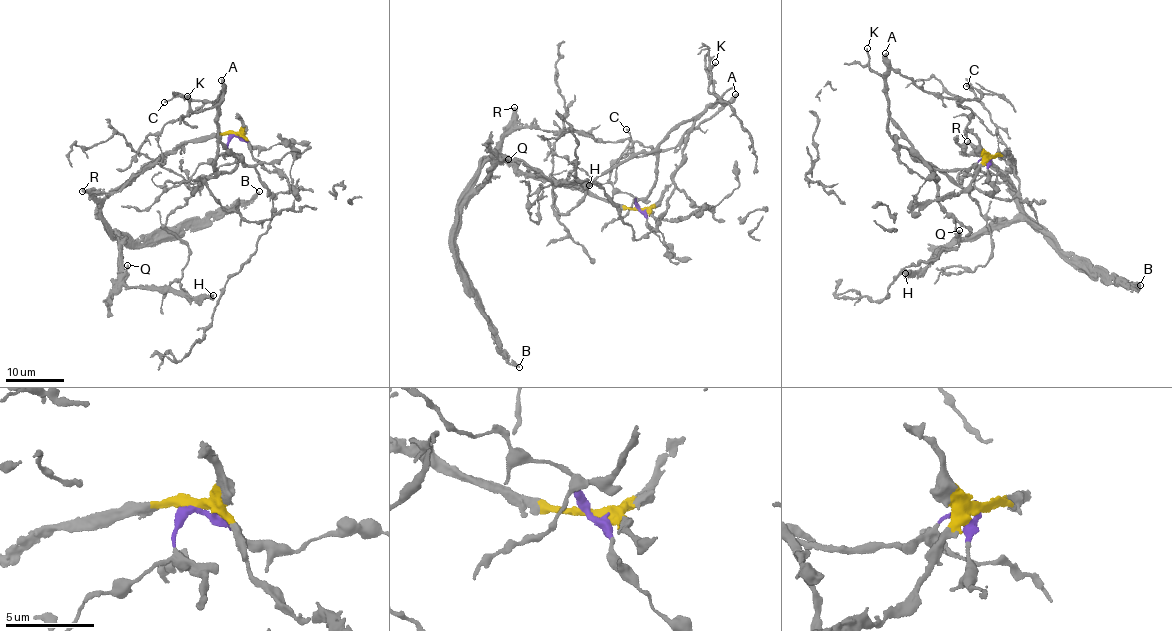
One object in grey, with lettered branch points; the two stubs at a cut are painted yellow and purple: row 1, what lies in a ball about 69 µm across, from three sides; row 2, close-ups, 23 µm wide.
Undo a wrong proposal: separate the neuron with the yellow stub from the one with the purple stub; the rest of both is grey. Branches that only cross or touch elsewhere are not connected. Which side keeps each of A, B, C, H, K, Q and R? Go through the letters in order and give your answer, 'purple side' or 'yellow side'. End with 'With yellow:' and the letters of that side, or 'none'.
A: purple side
B: yellow side
C: purple side
H: yellow side
K: purple side
Q: yellow side
R: yellow side
With yellow: B, H, Q, R

